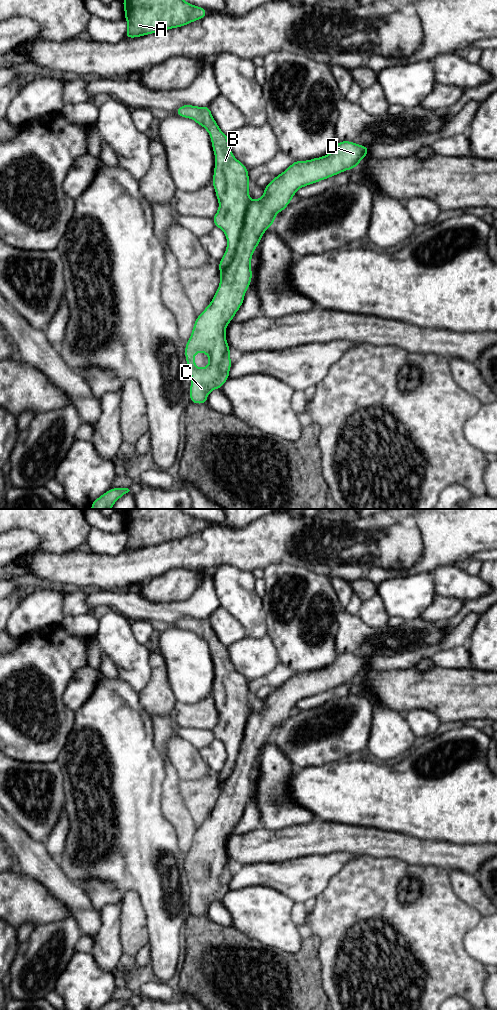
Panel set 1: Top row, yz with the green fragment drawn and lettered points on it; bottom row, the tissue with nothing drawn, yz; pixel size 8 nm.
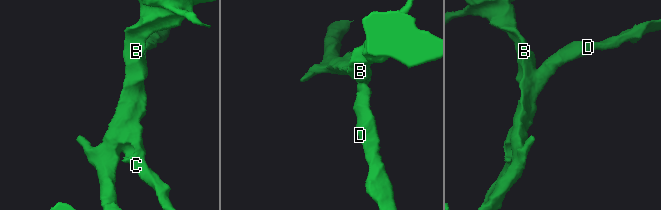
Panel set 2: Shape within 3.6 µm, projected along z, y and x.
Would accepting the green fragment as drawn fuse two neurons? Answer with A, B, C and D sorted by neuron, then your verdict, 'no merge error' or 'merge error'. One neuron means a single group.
A B C D; no merge error

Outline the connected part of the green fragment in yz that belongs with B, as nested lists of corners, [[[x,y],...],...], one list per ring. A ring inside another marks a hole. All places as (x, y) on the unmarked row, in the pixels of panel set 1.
[[[182,617],[175,626],[193,631],[203,638],[211,649],[212,661],[215,666],[212,697],[219,713],[219,721],[212,731],[215,739],[222,741],[227,749],[227,761],[219,773],[221,789],[219,800],[211,815],[201,827],[197,828],[192,846],[185,859],[185,870],[192,890],[190,914],[203,916],[207,915],[209,904],[221,900],[229,890],[232,874],[229,867],[230,860],[225,851],[226,838],[233,832],[244,813],[244,807],[252,791],[251,769],[259,757],[262,747],[272,738],[276,726],[288,718],[298,701],[356,680],[360,672],[369,665],[369,660],[351,653],[337,654],[332,664],[323,669],[308,673],[294,673],[283,685],[268,695],[261,711],[250,712],[248,680],[233,668],[228,649],[216,636],[209,618]],[[197,864],[203,864],[209,868],[209,877],[205,880],[195,878],[194,869]]]

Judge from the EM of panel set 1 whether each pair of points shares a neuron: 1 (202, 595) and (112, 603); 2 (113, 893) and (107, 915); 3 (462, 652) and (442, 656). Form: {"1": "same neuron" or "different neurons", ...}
{"1": "same neuron", "2": "different neurons", "3": "same neuron"}

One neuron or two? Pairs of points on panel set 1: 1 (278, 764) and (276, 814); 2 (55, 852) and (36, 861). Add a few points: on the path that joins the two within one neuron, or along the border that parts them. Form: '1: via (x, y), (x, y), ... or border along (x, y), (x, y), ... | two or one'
1: via (277, 776), (276, 802) | one
2: border along (43, 843), (46, 850), (57, 861) | two

